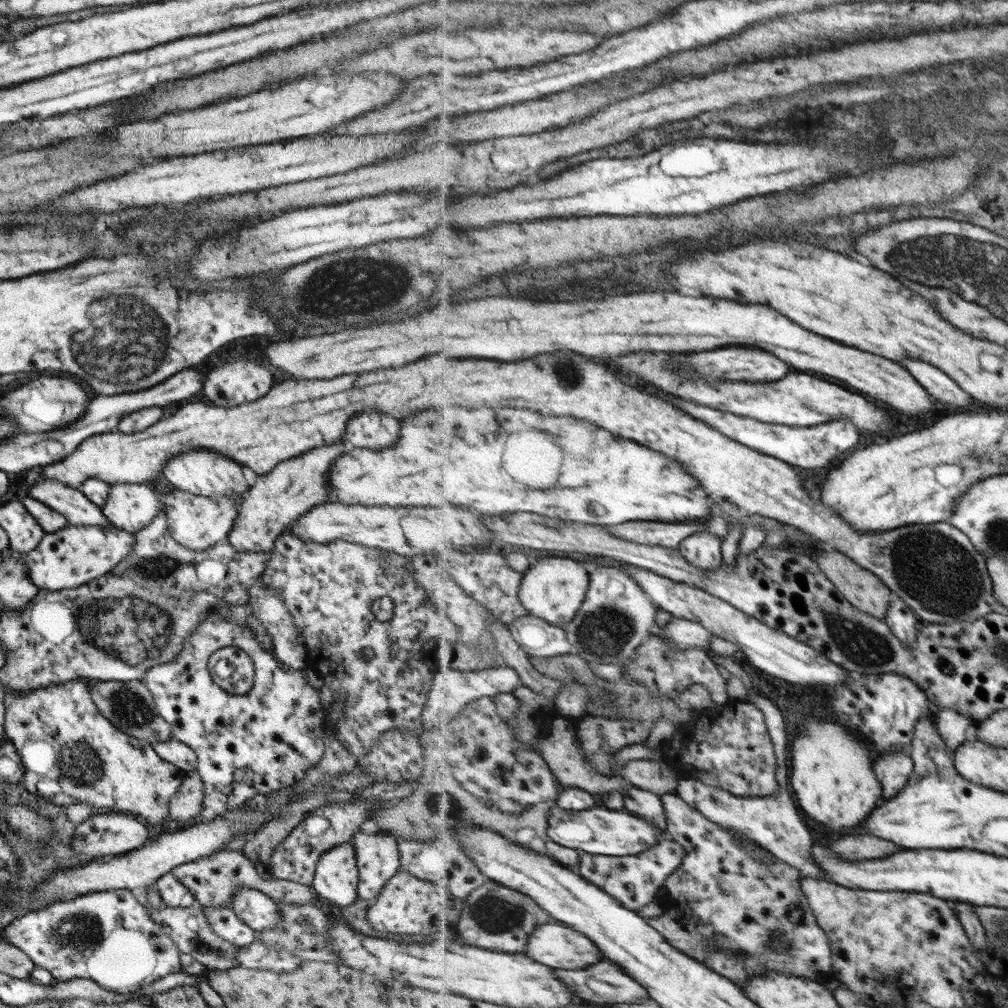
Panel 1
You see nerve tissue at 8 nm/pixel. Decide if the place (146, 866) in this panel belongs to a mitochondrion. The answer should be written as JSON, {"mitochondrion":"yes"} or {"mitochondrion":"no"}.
{"mitochondrion":"no"}

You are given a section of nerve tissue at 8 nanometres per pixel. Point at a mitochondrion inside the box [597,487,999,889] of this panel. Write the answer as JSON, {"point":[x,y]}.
{"point":[922,561]}

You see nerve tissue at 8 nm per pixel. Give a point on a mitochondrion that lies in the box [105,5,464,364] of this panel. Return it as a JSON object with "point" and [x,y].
{"point":[347,288]}

